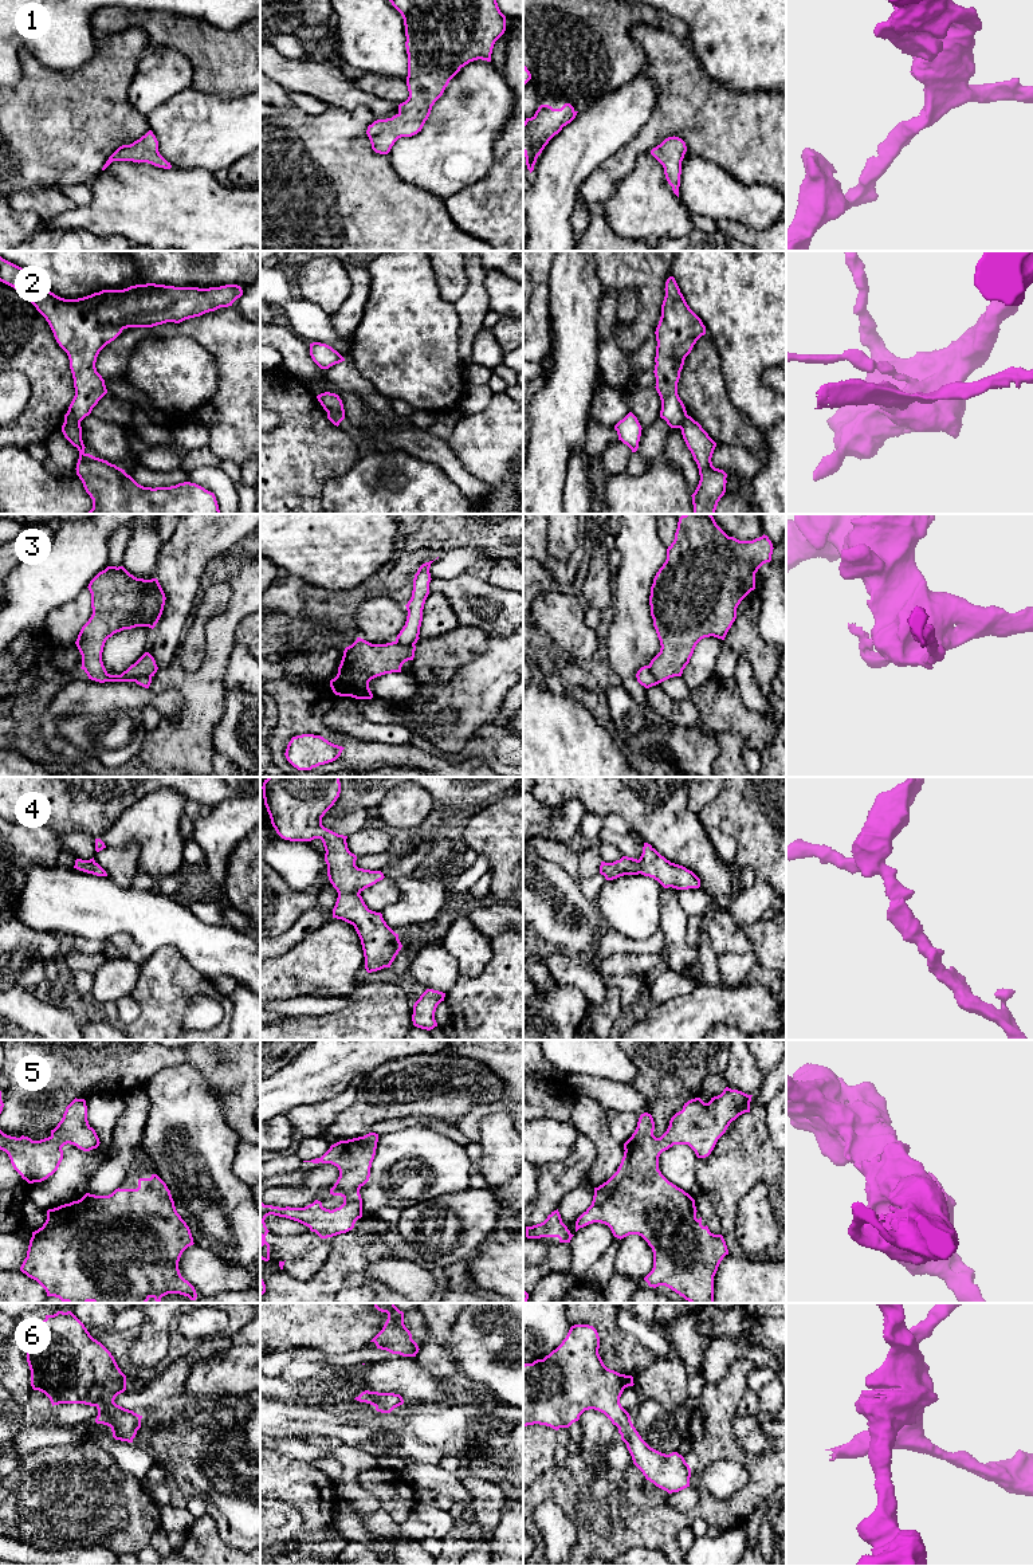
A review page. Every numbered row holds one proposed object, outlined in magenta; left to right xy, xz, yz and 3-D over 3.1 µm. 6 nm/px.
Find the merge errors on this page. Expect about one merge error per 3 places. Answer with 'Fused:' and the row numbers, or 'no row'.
Fused: 2, 3

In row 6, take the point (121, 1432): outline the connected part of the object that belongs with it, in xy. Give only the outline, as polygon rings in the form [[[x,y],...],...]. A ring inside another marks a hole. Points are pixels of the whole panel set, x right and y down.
[[[71,1311],[46,1315],[31,1334],[27,1362],[32,1389],[44,1393],[52,1406],[95,1406],[97,1424],[110,1426],[115,1440],[133,1443],[142,1416],[114,1402],[126,1390],[126,1375]]]

